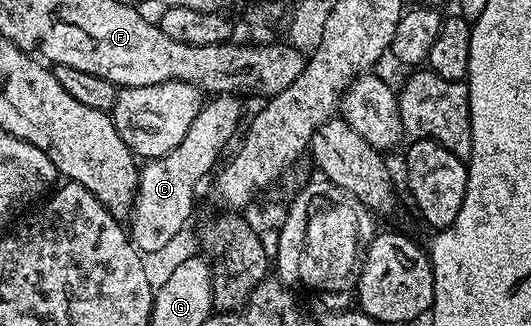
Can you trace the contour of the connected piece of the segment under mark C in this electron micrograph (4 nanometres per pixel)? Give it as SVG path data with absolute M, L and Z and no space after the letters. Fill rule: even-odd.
M216 94L208 98L197 113L189 133L185 133L185 141L181 141L177 149L165 153L159 159L142 164L139 190L135 192L135 201L129 216L129 234L135 248L144 256L150 257L154 251L165 250L190 221L191 210L195 207L195 190L198 189L199 182L216 170L215 158L218 157L219 150L231 138L236 138L244 122L243 103L239 99L242 98L238 94Z

